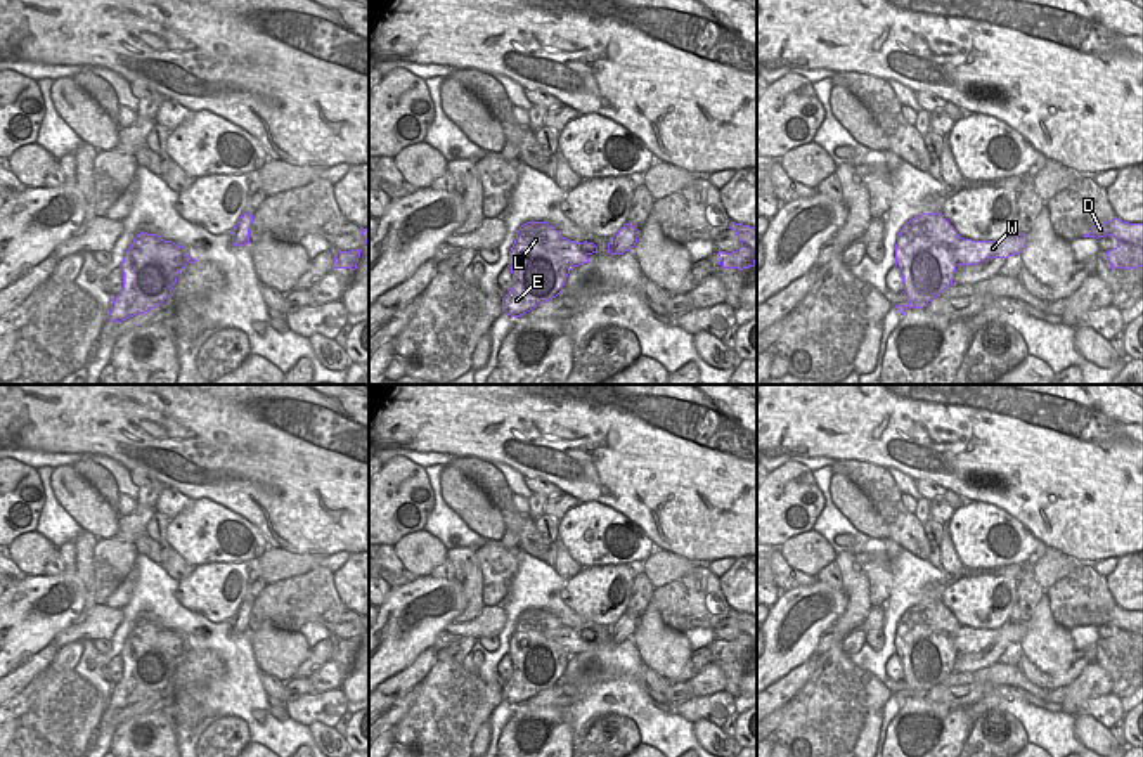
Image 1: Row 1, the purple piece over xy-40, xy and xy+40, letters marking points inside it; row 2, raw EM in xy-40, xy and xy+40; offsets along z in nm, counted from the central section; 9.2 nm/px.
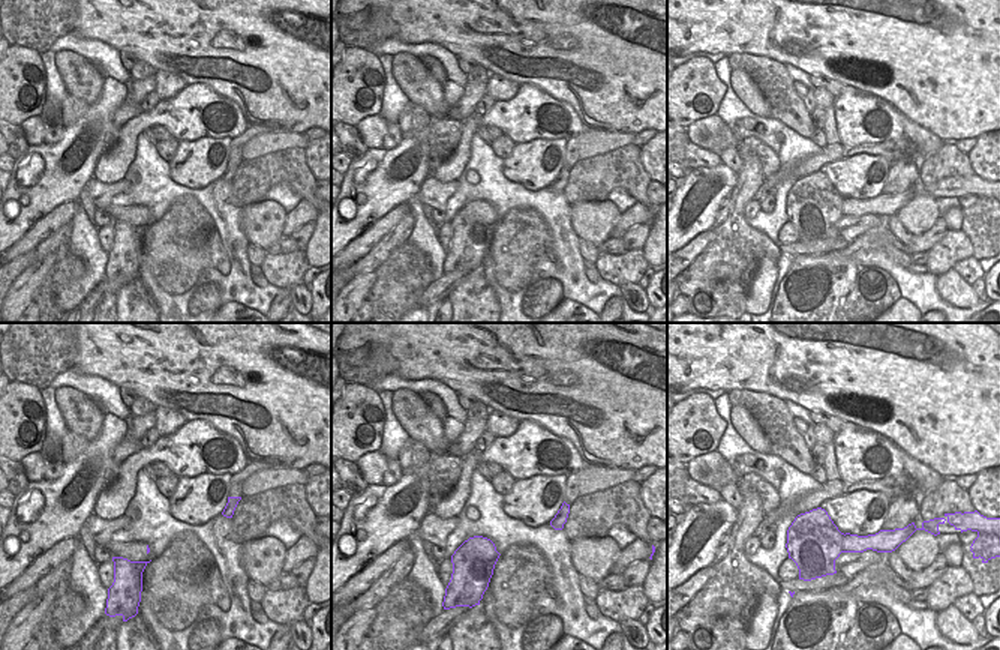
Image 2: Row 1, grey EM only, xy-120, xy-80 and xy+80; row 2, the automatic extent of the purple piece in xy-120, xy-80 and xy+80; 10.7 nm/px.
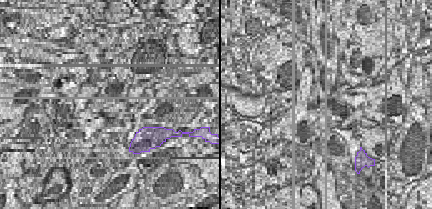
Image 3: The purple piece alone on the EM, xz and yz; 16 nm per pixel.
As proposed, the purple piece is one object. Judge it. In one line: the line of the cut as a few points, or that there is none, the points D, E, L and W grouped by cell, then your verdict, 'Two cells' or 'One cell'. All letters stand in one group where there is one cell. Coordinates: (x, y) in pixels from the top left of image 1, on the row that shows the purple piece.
Split along xy+40 (956, 239), (955, 245), (968, 264). Groups: D W / E L. Two cells

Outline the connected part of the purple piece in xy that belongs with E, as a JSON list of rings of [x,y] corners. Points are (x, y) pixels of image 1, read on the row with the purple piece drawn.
[[[547,222],[520,227],[509,251],[513,288],[502,298],[502,312],[520,317],[563,291],[570,270],[580,265],[566,241]]]

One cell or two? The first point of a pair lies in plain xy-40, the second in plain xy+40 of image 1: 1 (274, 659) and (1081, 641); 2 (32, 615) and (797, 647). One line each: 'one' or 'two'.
1: two
2: one

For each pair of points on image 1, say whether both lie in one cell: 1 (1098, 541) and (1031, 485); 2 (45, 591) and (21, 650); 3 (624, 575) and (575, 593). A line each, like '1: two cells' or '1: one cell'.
1: one cell
2: one cell
3: one cell

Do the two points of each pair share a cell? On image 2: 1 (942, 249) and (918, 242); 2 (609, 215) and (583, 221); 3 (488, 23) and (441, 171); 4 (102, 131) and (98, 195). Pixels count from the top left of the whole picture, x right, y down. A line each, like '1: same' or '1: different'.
1: different
2: same
3: different
4: different

